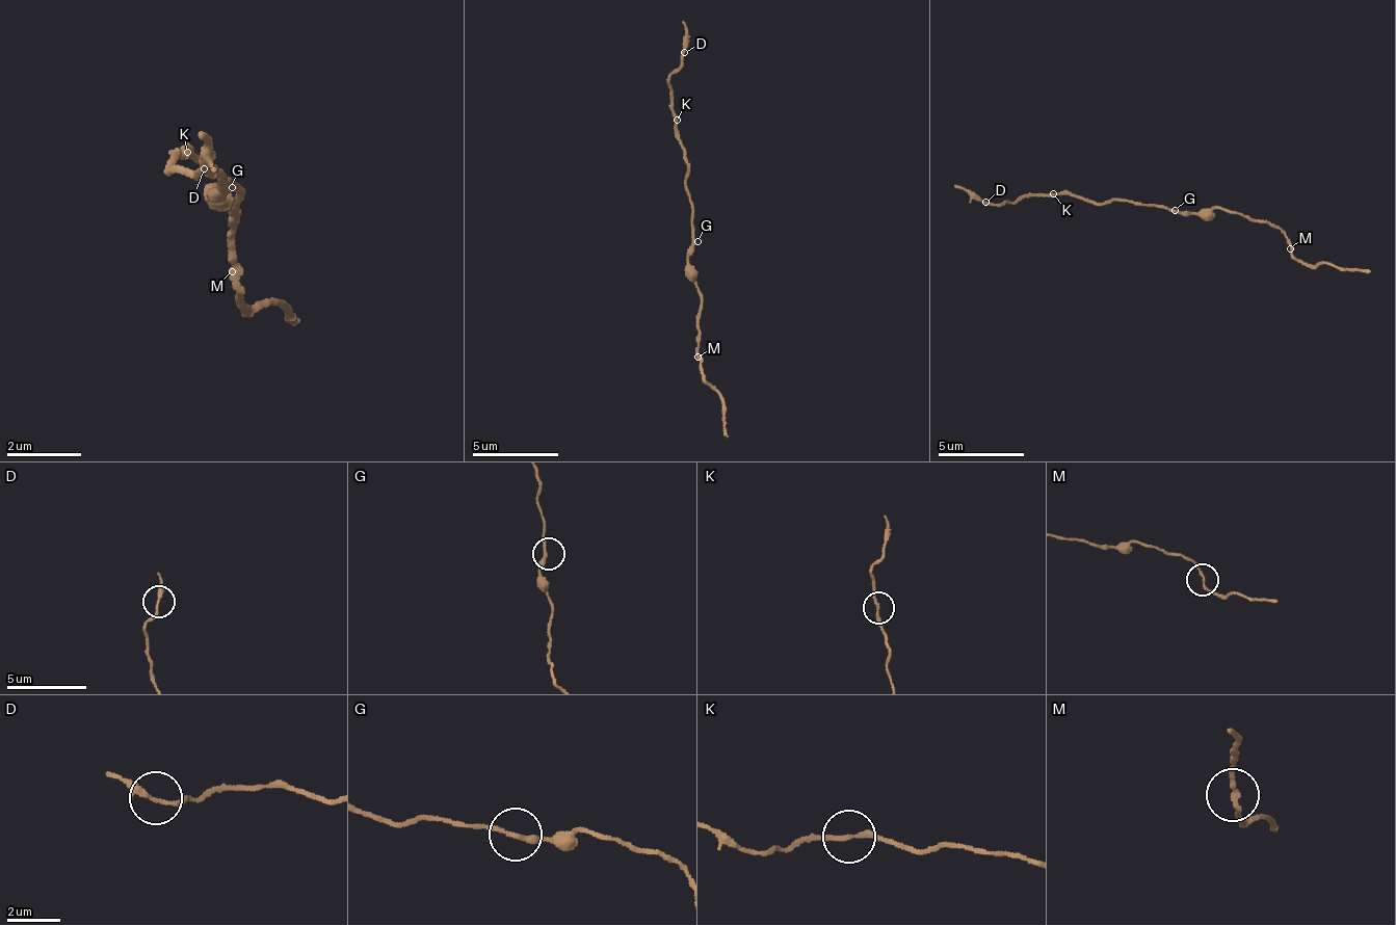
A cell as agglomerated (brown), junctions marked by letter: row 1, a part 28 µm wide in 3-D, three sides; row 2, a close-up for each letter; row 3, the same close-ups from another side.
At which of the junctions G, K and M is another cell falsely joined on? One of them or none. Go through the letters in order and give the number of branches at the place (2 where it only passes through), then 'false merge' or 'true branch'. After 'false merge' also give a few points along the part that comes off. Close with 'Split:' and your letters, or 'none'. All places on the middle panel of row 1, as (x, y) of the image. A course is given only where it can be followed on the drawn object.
G: 2 | true branch
K: 2 | false merge | (676, 121), (672, 82), (680, 57), (684, 23)
M: 2 | true branch
Split: K

